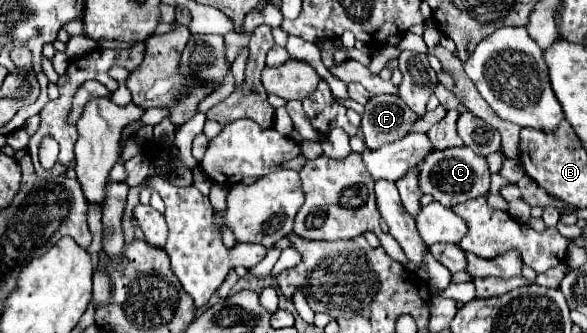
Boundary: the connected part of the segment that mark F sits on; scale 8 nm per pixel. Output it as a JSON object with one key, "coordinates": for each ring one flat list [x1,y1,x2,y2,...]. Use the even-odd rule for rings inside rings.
{"coordinates":[[375,95,367,101,361,131,365,145,377,149,377,145,397,141,405,137,415,123,417,115,397,95]]}

